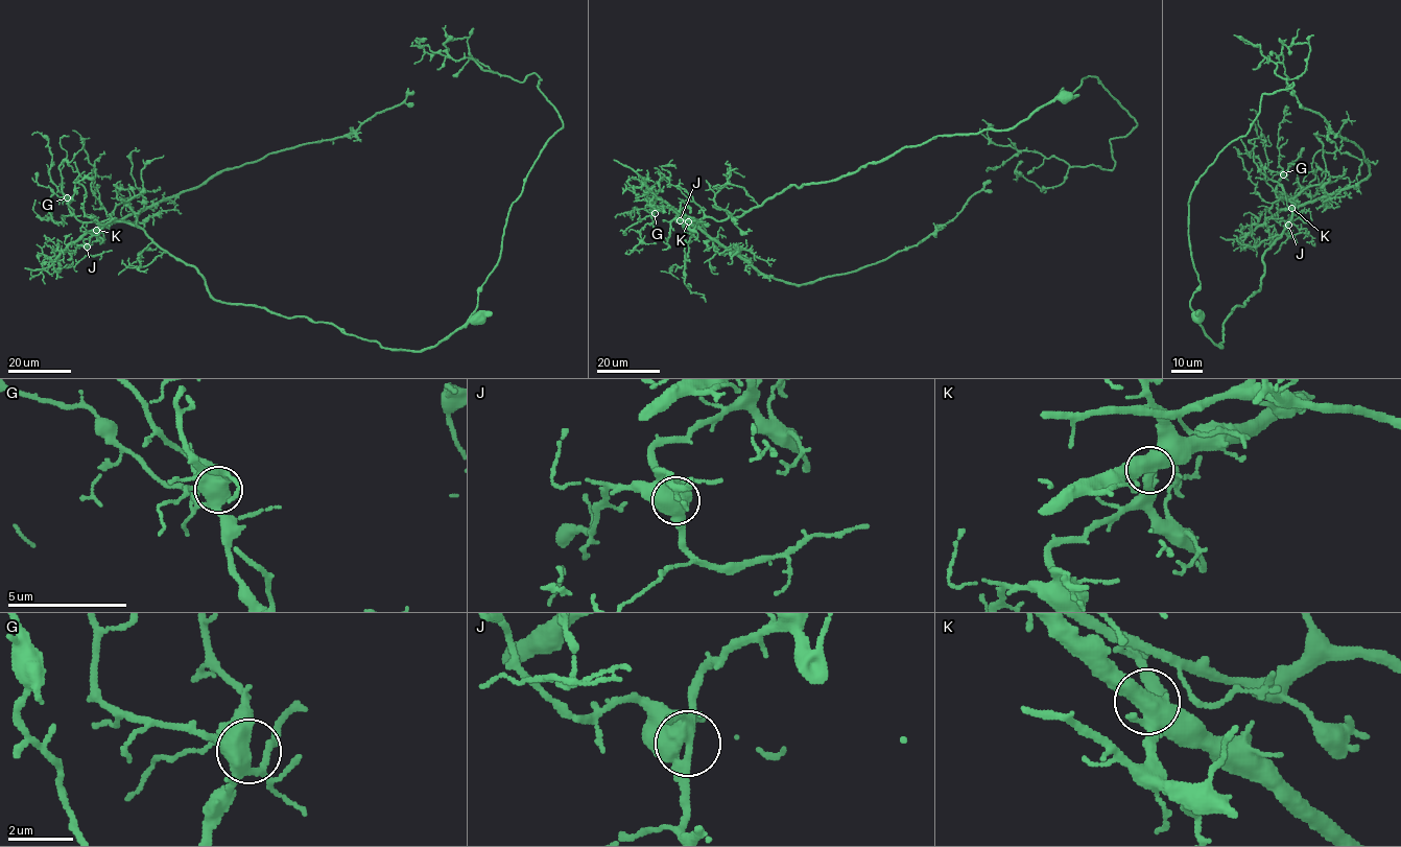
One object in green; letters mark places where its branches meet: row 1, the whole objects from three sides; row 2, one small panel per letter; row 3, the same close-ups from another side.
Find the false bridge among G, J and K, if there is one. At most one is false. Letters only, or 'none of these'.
J

